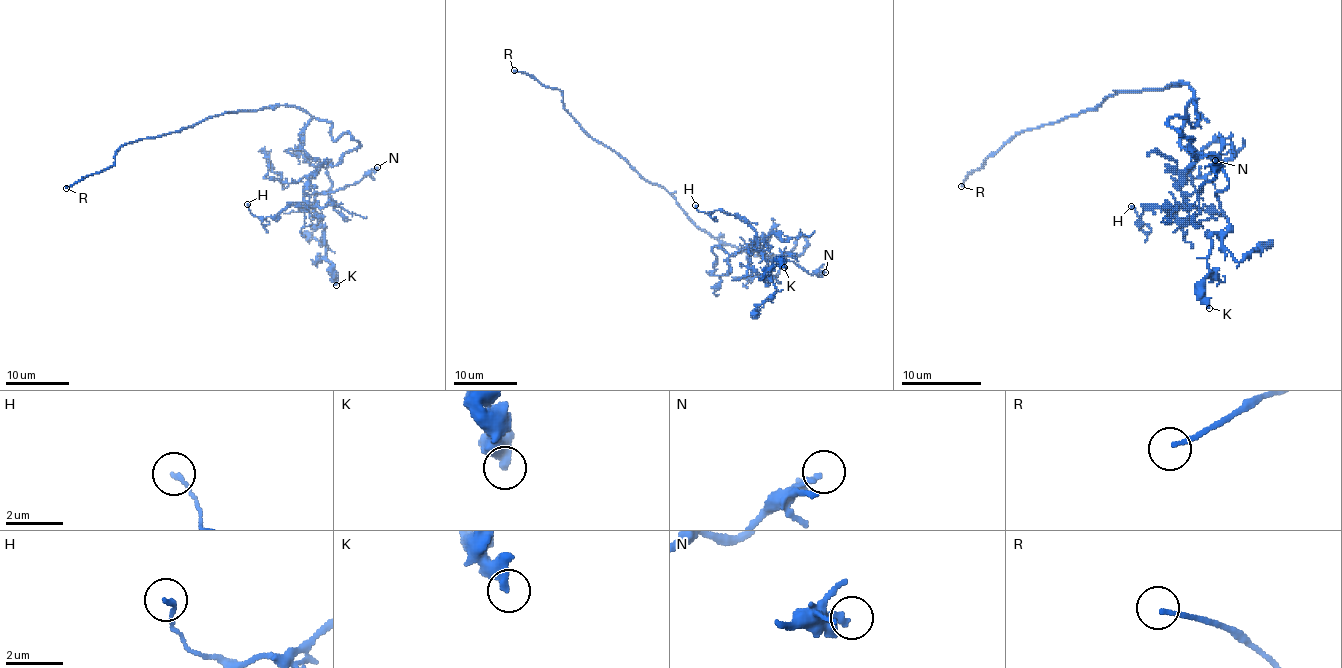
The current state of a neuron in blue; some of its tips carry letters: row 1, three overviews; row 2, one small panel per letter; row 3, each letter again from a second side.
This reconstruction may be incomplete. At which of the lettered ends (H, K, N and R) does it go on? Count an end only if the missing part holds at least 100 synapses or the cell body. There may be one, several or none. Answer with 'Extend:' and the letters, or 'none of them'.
Extend: R

